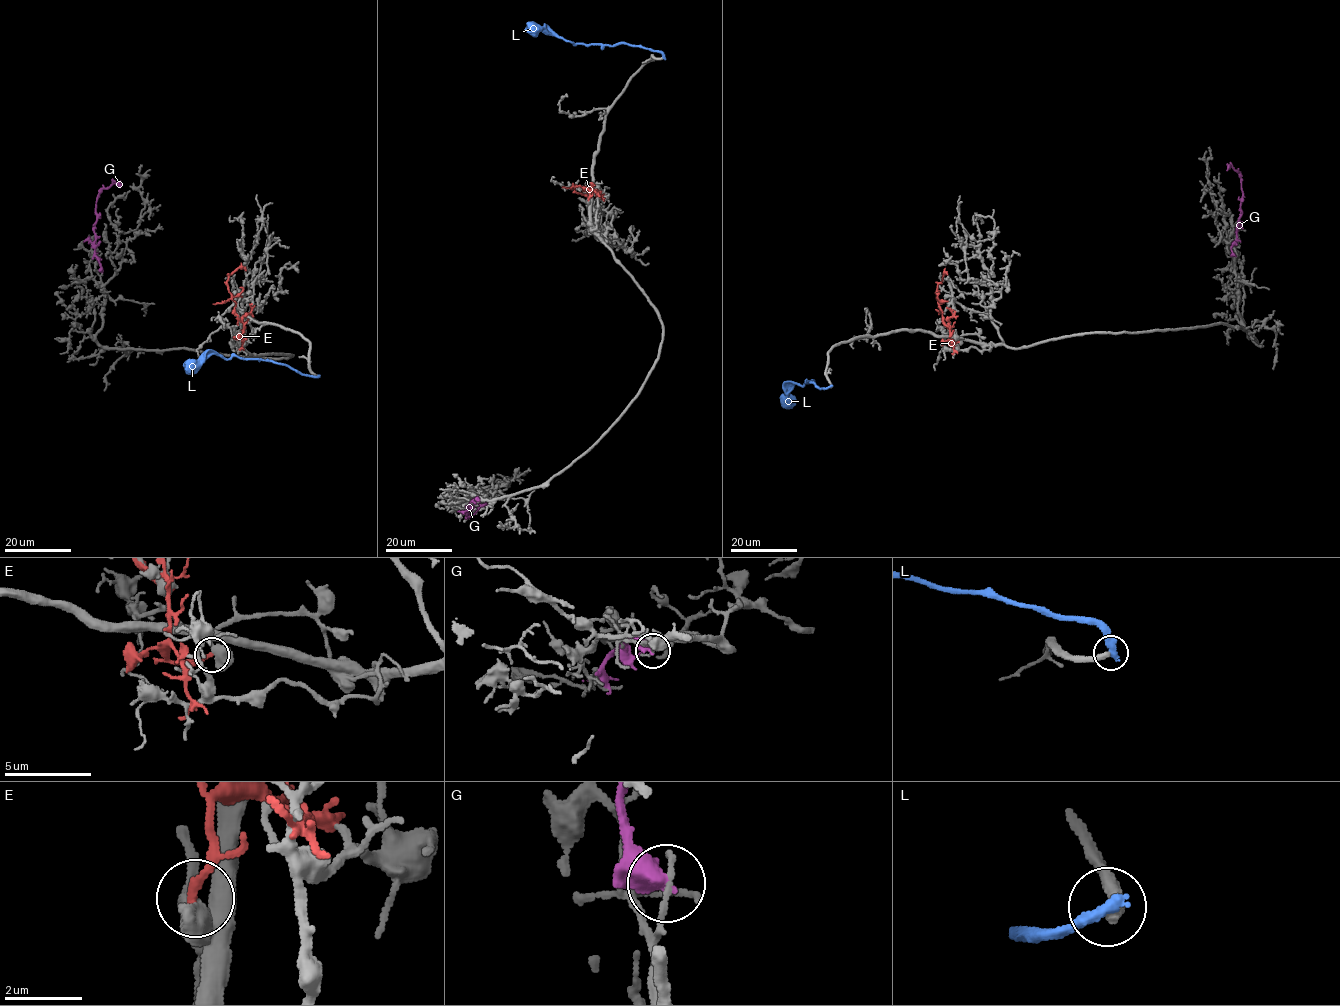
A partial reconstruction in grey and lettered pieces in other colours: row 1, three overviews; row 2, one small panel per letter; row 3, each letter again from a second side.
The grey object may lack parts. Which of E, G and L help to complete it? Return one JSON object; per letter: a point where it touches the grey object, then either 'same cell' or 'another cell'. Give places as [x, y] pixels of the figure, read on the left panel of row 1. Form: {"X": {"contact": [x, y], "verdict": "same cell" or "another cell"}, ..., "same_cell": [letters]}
{"E": {"contact": [233, 337], "verdict": "another cell"}, "G": {"contact": [102, 271], "verdict": "another cell"}, "L": {"contact": [318, 375], "verdict": "another cell"}, "same_cell": []}

